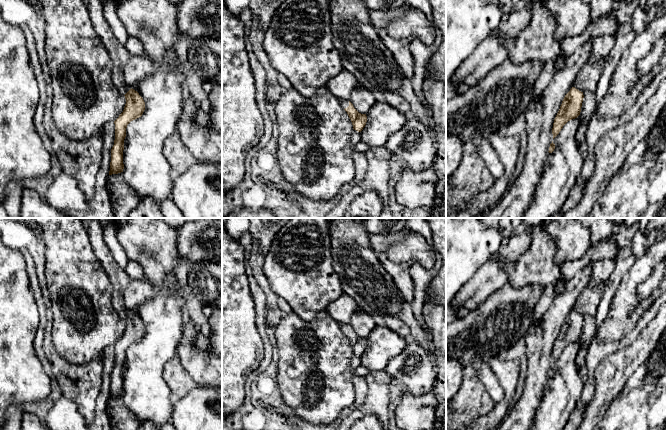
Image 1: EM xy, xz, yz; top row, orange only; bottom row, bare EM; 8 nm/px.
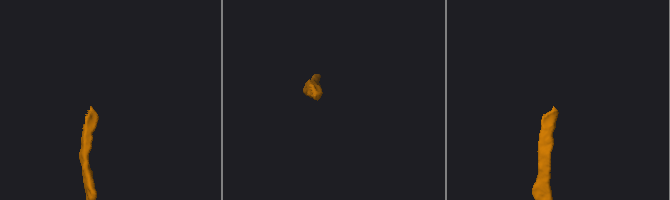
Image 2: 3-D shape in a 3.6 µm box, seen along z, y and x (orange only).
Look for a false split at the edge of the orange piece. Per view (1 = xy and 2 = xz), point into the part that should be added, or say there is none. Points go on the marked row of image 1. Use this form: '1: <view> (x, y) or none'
1: xy (119, 54)
2: xz (344, 103)

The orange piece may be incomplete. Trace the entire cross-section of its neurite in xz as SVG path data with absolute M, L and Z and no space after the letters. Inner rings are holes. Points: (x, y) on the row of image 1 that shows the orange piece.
M342 100L341 106L347 112L347 114L352 122L353 129L358 132L361 132L367 122L366 114L359 113L354 108L353 104L349 100Z

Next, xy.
M83 0L94 27L101 38L113 61L113 81L121 94L125 96L126 104L123 112L114 121L115 140L111 149L111 162L109 175L123 172L123 150L127 125L142 116L145 102L137 91L132 89L124 80L123 71L129 61L130 53L125 46L116 39L109 23L103 14L101 0Z

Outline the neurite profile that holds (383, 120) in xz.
M376 102L366 114L367 122L361 133L361 141L369 147L383 147L393 133L400 130L408 116L386 102Z

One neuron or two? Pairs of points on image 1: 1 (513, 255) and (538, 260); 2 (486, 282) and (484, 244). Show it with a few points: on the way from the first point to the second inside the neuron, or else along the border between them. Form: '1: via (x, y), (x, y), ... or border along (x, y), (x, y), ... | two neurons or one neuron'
1: border along (532, 236), (514, 261), (501, 262), (508, 277) | two neurons
2: border along (489, 259), (469, 280) | two neurons

